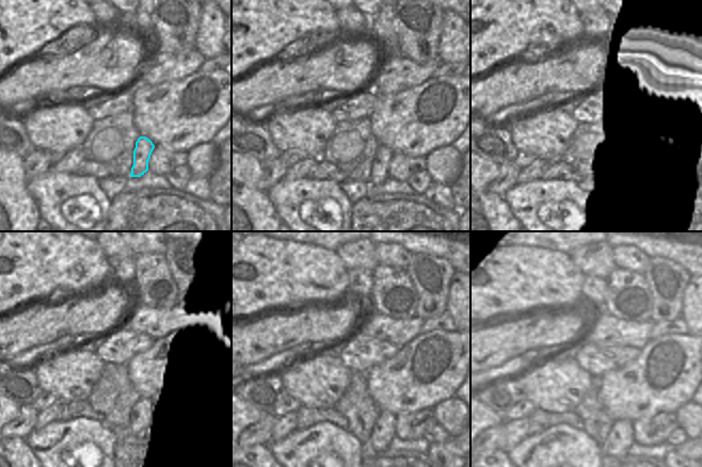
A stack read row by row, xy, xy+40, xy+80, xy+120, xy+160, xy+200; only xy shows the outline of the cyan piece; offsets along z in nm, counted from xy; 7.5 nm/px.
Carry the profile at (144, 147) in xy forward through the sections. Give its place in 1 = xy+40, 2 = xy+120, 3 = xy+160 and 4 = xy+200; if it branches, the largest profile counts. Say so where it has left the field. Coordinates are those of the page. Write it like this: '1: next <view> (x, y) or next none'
1: next xy+40 (380, 172)
2: next xy+120 (143, 424)
3: next xy+160 (383, 432)
4: next xy+200 (620, 439)

